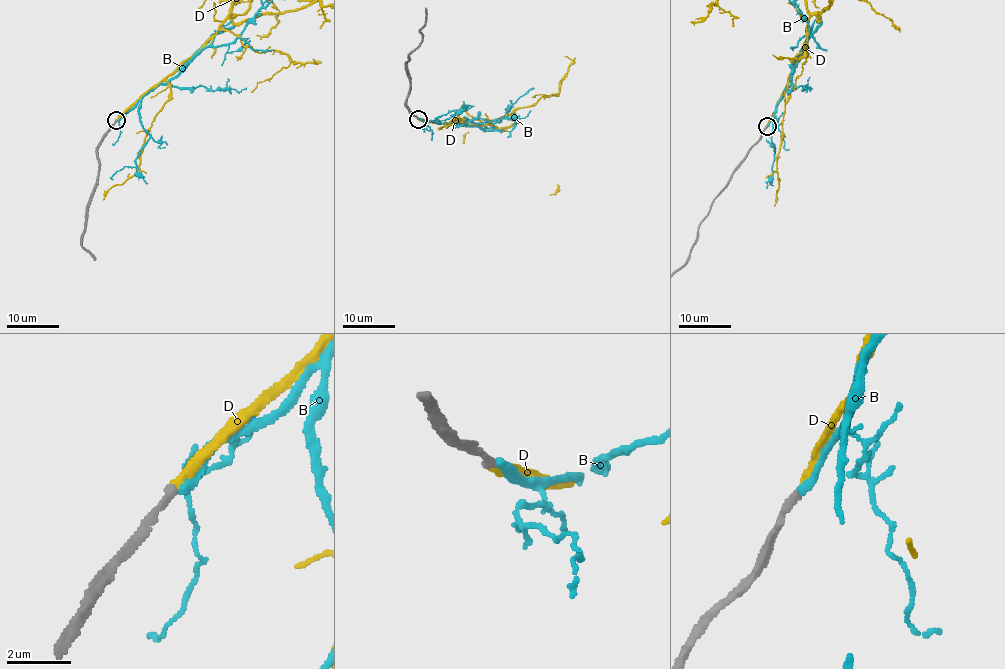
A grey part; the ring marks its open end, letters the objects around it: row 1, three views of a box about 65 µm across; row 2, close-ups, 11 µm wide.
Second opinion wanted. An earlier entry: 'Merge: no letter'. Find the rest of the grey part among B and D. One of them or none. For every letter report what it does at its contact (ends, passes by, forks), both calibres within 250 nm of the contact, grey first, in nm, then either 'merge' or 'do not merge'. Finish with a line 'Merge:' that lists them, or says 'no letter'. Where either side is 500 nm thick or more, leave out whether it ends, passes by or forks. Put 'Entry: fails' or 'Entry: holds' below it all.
B: it ends; calibres 240 and 280 nm; do not merge
D: it ends; calibres 240 and 260 nm; merge
Merge: D
Entry: fails

